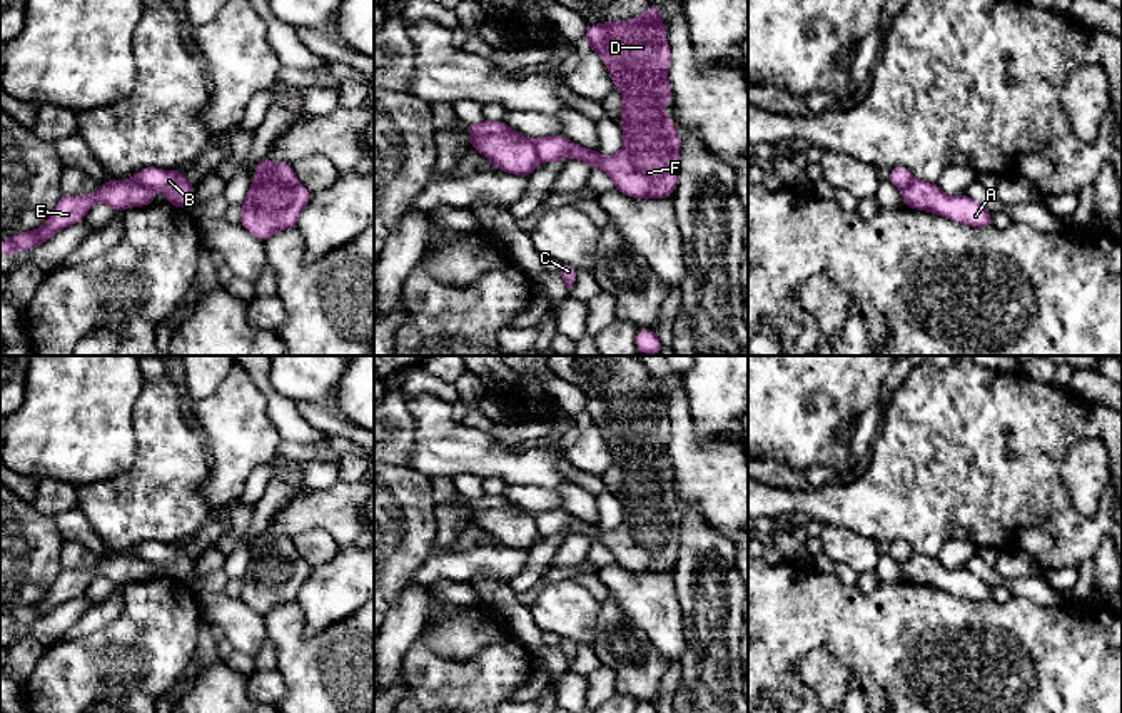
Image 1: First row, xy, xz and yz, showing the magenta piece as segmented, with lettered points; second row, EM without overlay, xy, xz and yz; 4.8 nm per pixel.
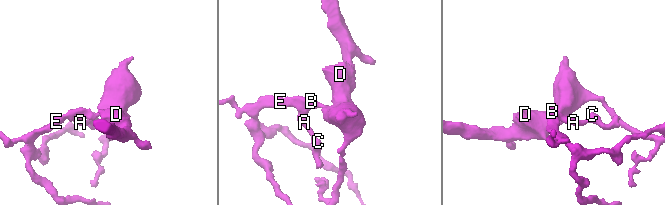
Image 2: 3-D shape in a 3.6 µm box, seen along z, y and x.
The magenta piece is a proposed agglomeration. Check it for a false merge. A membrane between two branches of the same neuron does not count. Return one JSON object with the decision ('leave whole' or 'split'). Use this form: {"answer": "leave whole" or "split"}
{"answer": "split"}

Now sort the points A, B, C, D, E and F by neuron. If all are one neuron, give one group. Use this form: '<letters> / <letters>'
A C / B D E F

